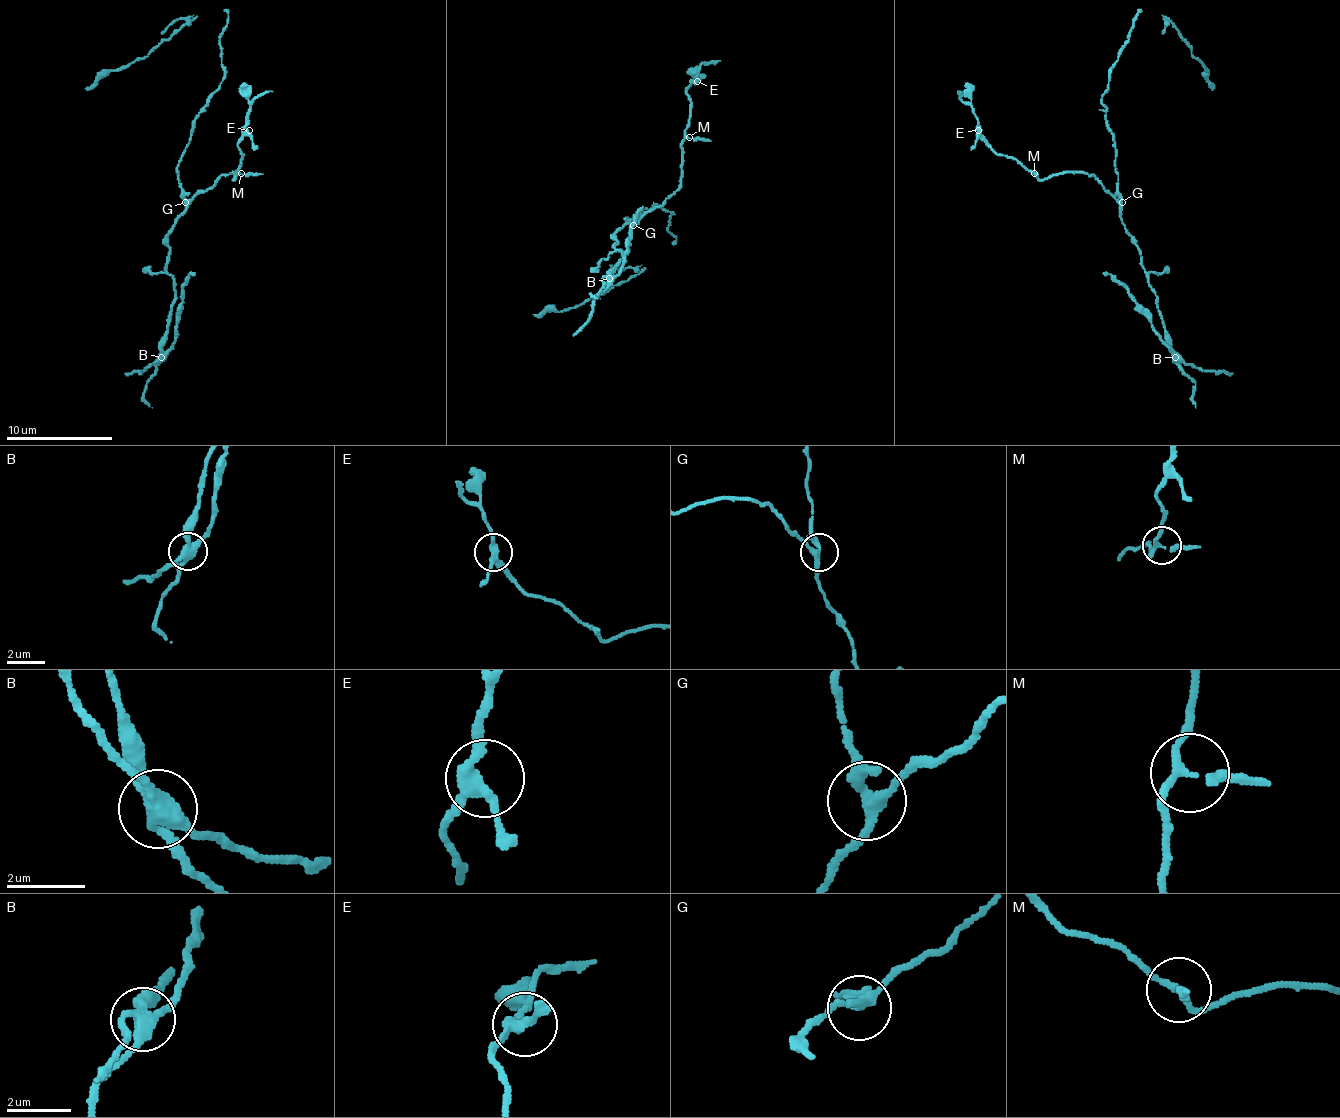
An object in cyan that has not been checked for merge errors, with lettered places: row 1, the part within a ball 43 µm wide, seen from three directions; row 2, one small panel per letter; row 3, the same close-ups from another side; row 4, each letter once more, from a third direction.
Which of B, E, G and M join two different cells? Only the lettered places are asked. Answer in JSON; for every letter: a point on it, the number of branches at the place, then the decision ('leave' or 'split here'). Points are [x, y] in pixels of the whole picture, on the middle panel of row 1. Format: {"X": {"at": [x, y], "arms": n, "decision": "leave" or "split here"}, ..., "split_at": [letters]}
{"B": {"at": [609, 278], "arms": 4, "decision": "split here"}, "E": {"at": [697, 81], "arms": 3, "decision": "leave"}, "G": {"at": [633, 225], "arms": 4, "decision": "split here"}, "M": {"at": [689, 137], "arms": 3, "decision": "leave"}, "split_at": ["B", "G"]}

